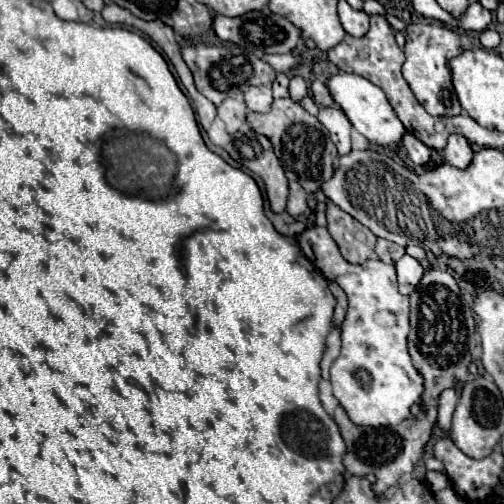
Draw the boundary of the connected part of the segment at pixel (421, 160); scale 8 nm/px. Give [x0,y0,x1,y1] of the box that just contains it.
[400,132,430,166]

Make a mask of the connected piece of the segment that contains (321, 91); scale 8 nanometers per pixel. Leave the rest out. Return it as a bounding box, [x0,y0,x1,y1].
[310,80,334,106]

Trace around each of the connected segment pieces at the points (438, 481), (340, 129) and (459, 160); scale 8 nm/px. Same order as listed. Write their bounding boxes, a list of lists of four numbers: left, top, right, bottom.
[[426,470,452,492],[318,108,352,154],[444,134,472,168]]

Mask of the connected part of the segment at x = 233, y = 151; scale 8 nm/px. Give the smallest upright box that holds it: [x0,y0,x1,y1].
[224,126,288,212]

